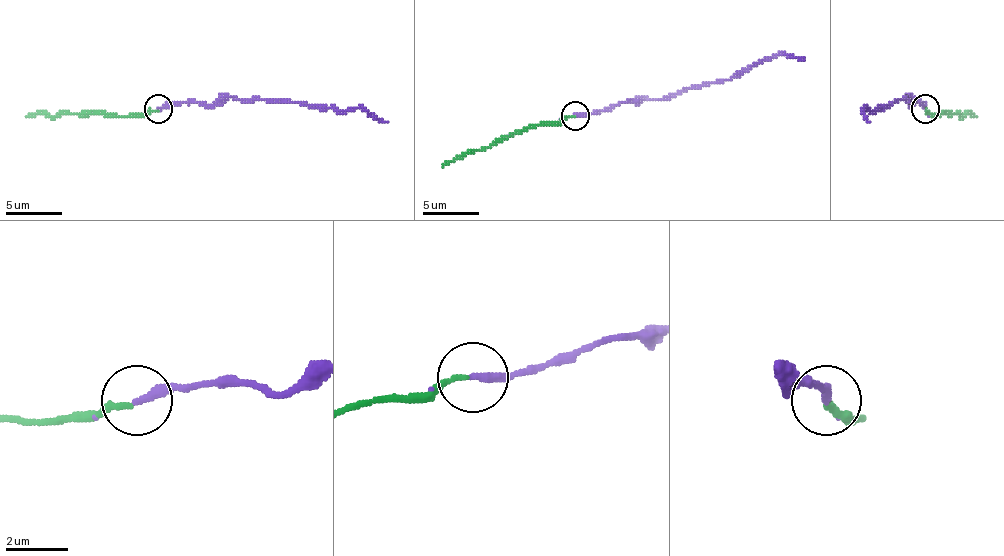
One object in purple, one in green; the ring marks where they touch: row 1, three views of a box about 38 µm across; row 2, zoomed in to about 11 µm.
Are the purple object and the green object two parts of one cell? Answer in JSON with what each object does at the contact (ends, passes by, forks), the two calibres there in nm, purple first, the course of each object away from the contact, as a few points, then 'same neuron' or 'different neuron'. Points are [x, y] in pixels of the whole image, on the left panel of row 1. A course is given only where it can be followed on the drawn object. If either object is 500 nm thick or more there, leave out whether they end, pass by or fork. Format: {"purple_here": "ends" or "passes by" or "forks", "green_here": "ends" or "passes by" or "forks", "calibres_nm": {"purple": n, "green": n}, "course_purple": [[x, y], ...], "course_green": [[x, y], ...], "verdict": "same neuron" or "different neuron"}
{"purple_here": "passes by", "green_here": "ends", "calibres_nm": {"purple": 200, "green": 180}, "course_purple": [[158, 108], [194, 102], [222, 105], [231, 97], [284, 99], [323, 105], [337, 111], [362, 111], [387, 122]], "course_green": [[158, 111], [113, 116], [71, 113], [26, 116]], "verdict": "same neuron"}

